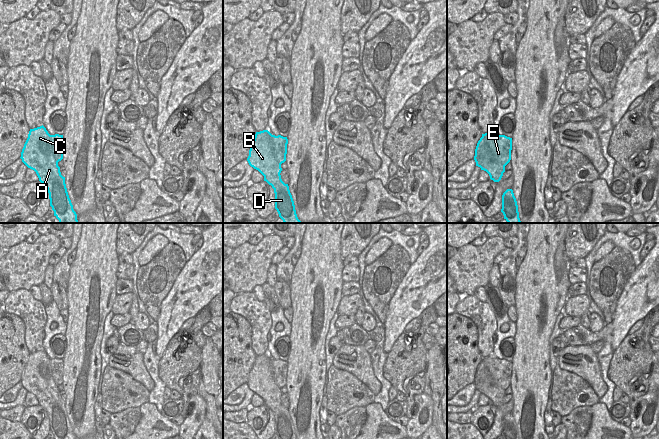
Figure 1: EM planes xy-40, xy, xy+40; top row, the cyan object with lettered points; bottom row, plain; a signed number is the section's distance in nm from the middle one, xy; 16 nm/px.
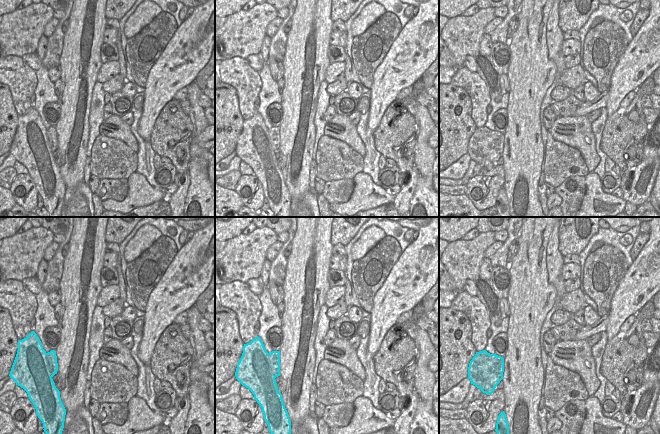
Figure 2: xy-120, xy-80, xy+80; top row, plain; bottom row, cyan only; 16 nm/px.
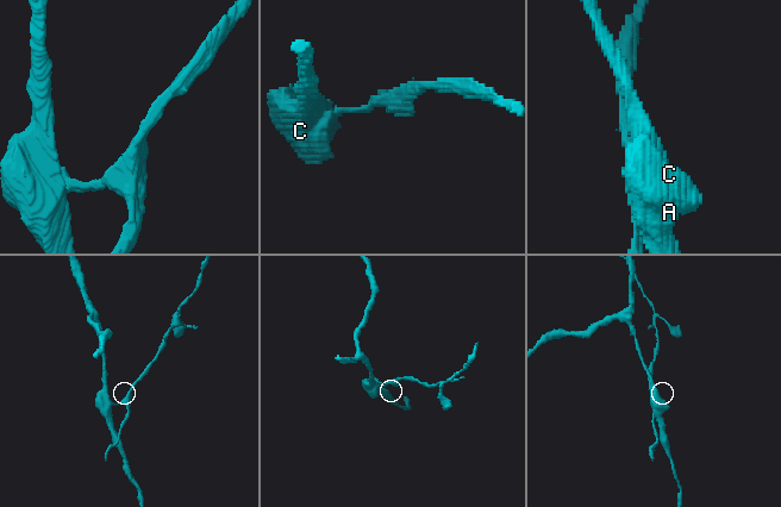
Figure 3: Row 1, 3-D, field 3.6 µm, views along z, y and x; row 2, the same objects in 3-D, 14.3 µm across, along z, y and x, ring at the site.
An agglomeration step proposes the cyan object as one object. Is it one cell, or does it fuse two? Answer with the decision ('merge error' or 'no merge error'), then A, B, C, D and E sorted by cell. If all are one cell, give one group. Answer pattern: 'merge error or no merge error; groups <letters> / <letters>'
merge error; groups A B C D / E

